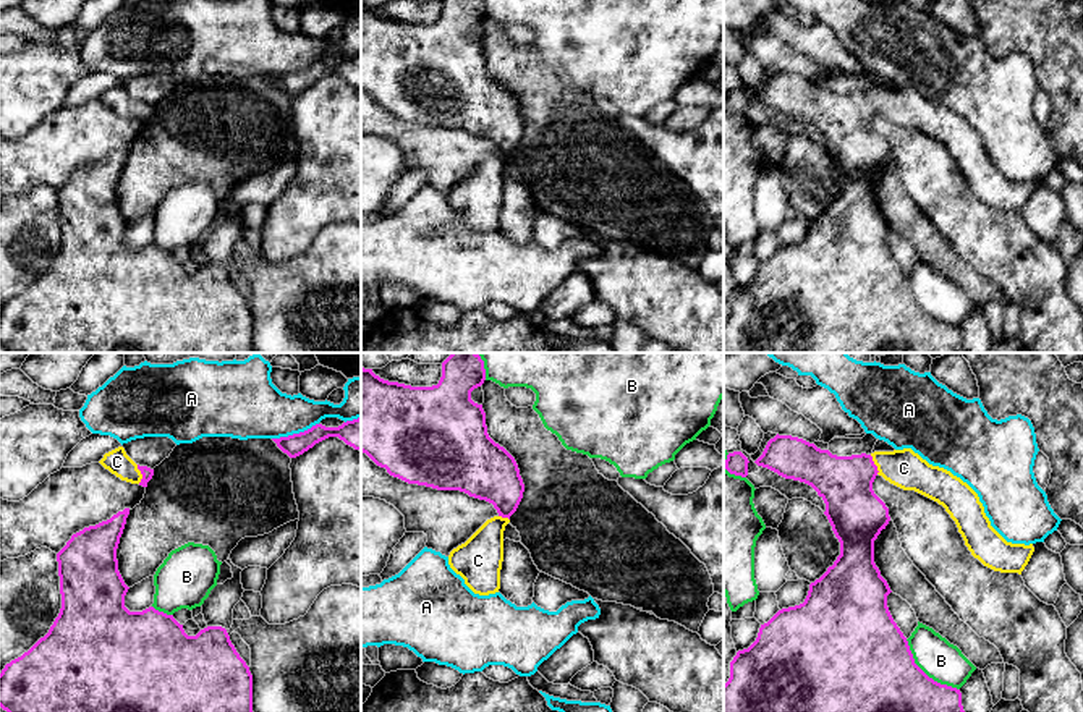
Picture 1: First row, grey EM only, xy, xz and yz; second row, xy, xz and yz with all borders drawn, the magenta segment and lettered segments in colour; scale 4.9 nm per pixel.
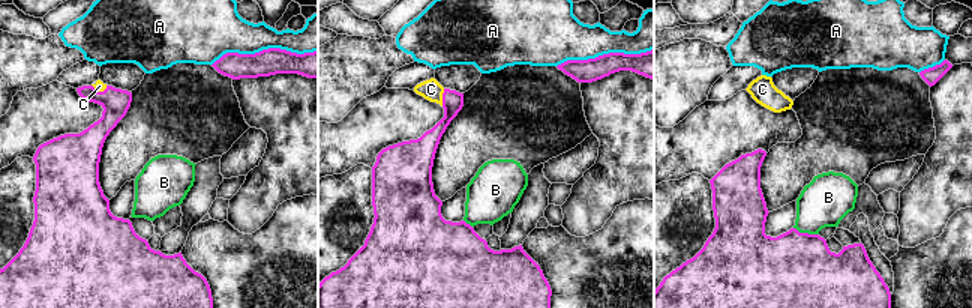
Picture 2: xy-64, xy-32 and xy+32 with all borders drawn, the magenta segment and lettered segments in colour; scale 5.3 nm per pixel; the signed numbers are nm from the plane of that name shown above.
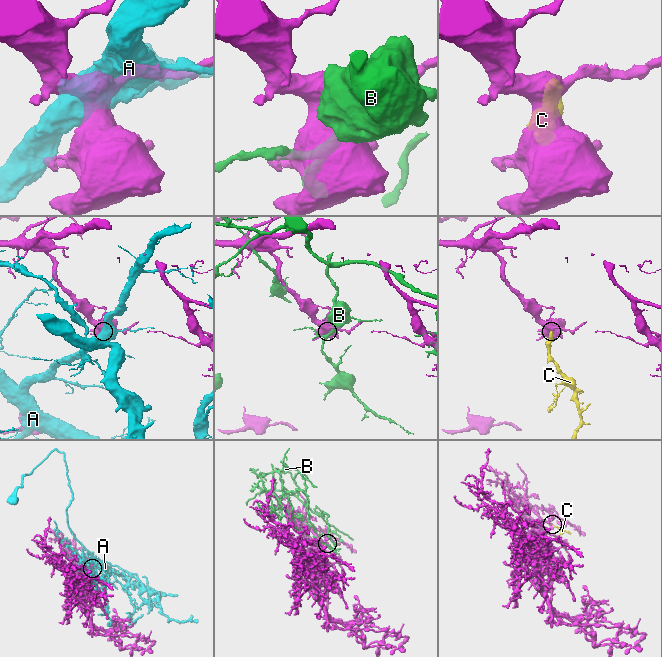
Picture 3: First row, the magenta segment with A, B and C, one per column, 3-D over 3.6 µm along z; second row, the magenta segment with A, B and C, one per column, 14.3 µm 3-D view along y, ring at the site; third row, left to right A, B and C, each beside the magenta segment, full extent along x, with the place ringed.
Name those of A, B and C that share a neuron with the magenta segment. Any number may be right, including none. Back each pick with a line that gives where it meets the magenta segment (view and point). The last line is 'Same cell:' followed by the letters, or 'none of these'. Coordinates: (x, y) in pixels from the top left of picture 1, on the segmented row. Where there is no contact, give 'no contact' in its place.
C: xy (141, 473)
Same cell: C

